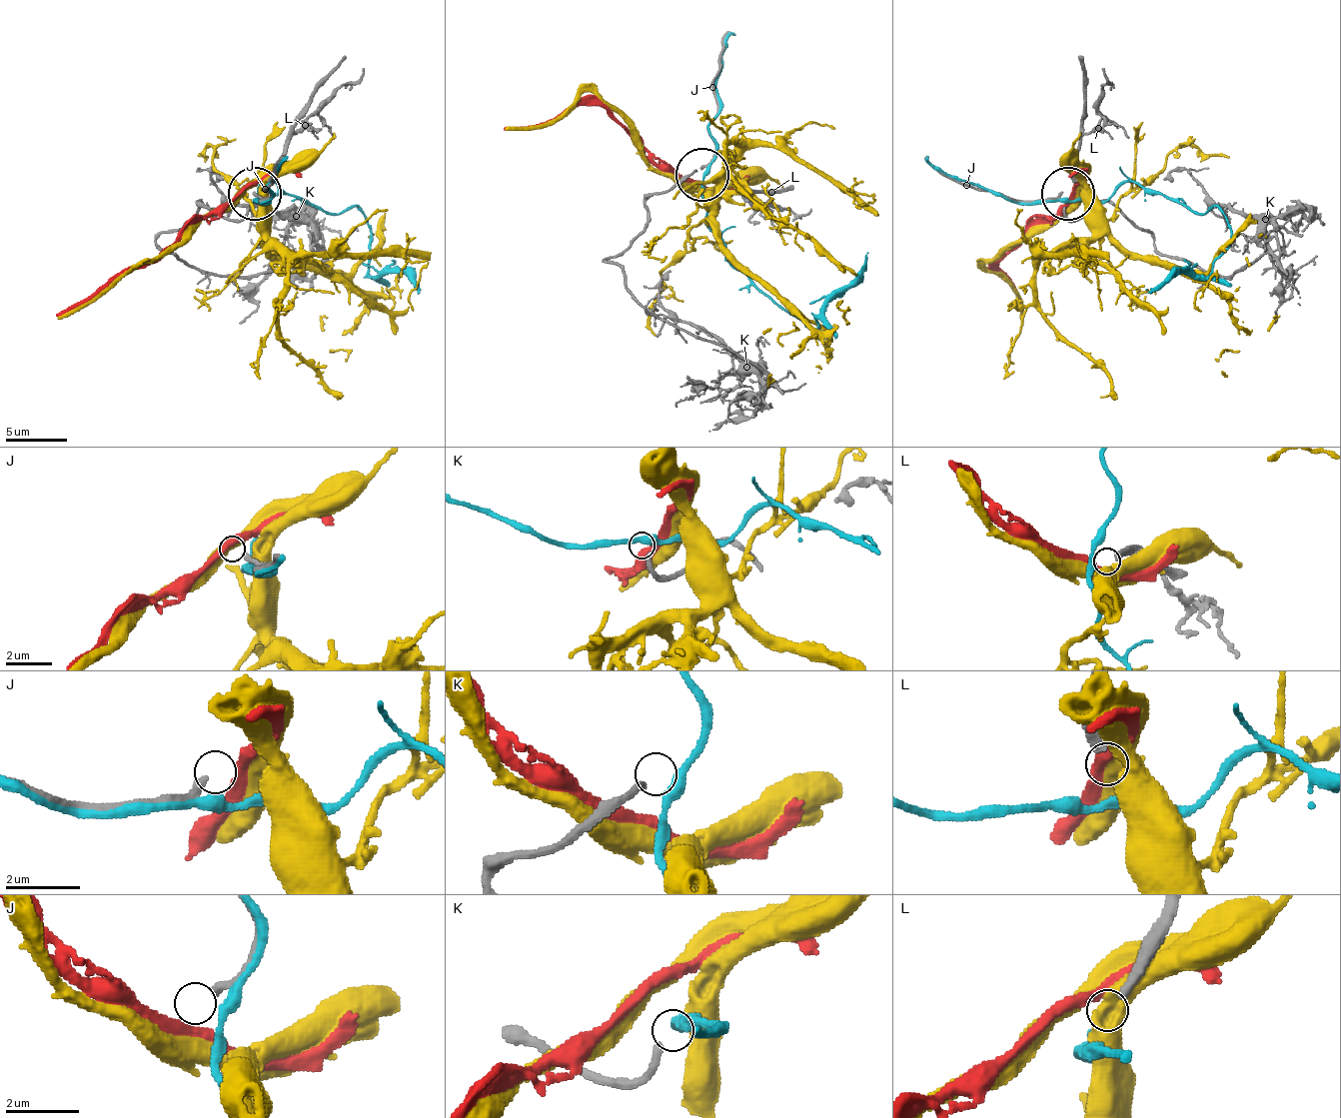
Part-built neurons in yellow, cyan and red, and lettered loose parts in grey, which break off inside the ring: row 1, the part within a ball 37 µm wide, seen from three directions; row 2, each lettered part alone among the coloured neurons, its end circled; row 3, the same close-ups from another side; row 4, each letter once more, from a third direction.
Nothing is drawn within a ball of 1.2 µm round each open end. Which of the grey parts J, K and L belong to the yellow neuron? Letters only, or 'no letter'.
L

